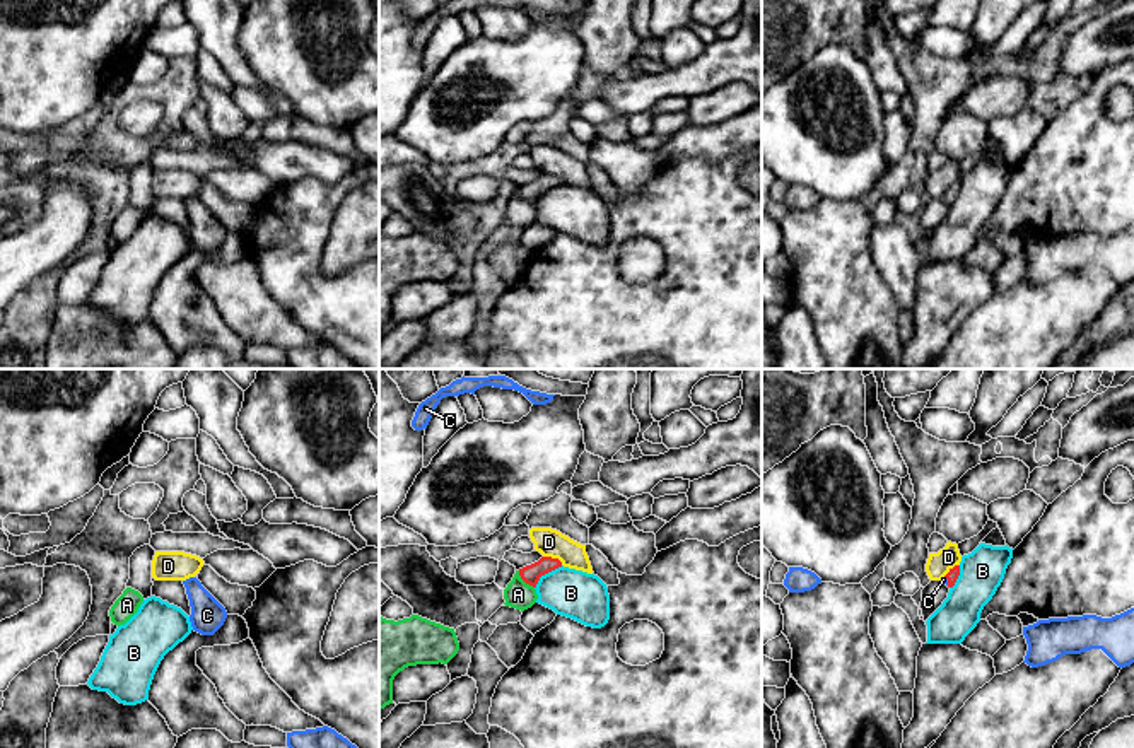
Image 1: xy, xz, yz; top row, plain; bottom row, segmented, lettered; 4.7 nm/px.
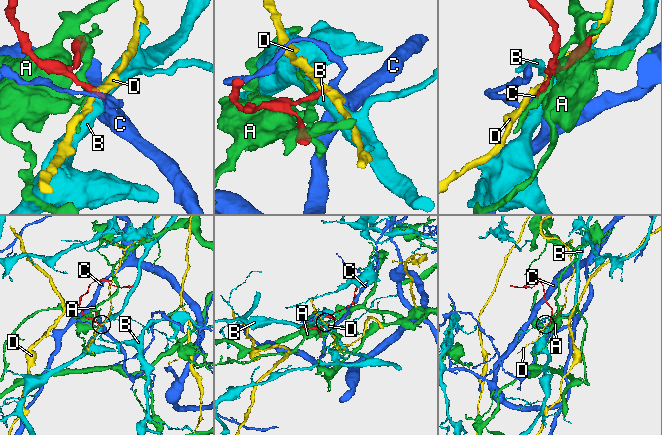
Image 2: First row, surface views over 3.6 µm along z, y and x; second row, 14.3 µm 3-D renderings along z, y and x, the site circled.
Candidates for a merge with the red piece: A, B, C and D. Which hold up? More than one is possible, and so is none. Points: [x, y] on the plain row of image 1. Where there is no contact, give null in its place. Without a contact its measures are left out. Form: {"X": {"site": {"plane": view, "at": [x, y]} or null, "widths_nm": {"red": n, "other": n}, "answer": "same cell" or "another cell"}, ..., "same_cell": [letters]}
{"A": {"site": {"plane": "xz", "at": [525, 198]}, "widths_nm": {"red": 90, "other": 130}, "answer": "another cell"}, "B": {"site": {"plane": "xz", "at": [545, 190]}, "widths_nm": {"red": 90, "other": 220}, "answer": "another cell"}, "C": {"site": {"plane": "yz", "at": [948, 198]}, "widths_nm": {"red": 60, "other": 20}, "answer": "same cell"}, "D": {"site": {"plane": "xz", "at": [554, 176]}, "widths_nm": {"red": 90, "other": 130}, "answer": "another cell"}, "same_cell": ["C"]}

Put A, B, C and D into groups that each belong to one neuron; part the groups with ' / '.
A / B / C / D

